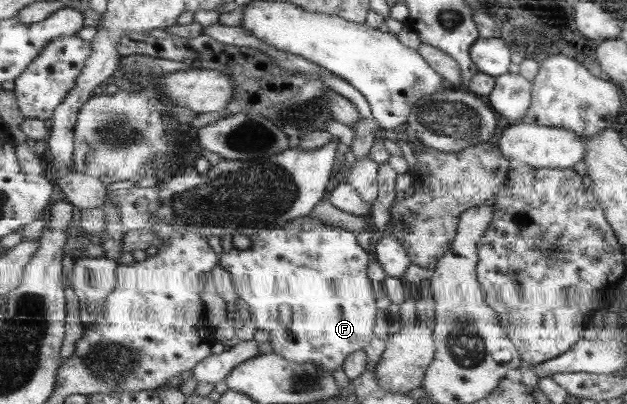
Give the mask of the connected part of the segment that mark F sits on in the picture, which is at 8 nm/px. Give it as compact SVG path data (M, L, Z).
M307 215L306 217L294 218L285 225L285 228L261 232L255 231L255 233L250 236L250 240L252 243L246 250L239 250L239 248L233 247L229 252L222 252L220 254L220 266L230 273L234 290L239 299L242 299L249 305L252 321L257 325L257 328L268 332L270 335L270 341L275 353L285 357L289 362L321 365L321 368L329 370L329 373L332 373L335 372L335 370L339 370L339 368L343 368L345 362L354 352L363 351L372 343L372 340L375 338L373 328L375 328L377 312L379 312L379 310L377 310L378 304L375 296L378 289L375 288L371 278L369 278L369 266L372 260L371 254L367 254L368 251L363 250L363 248L359 246L355 233L329 226L313 215Z

